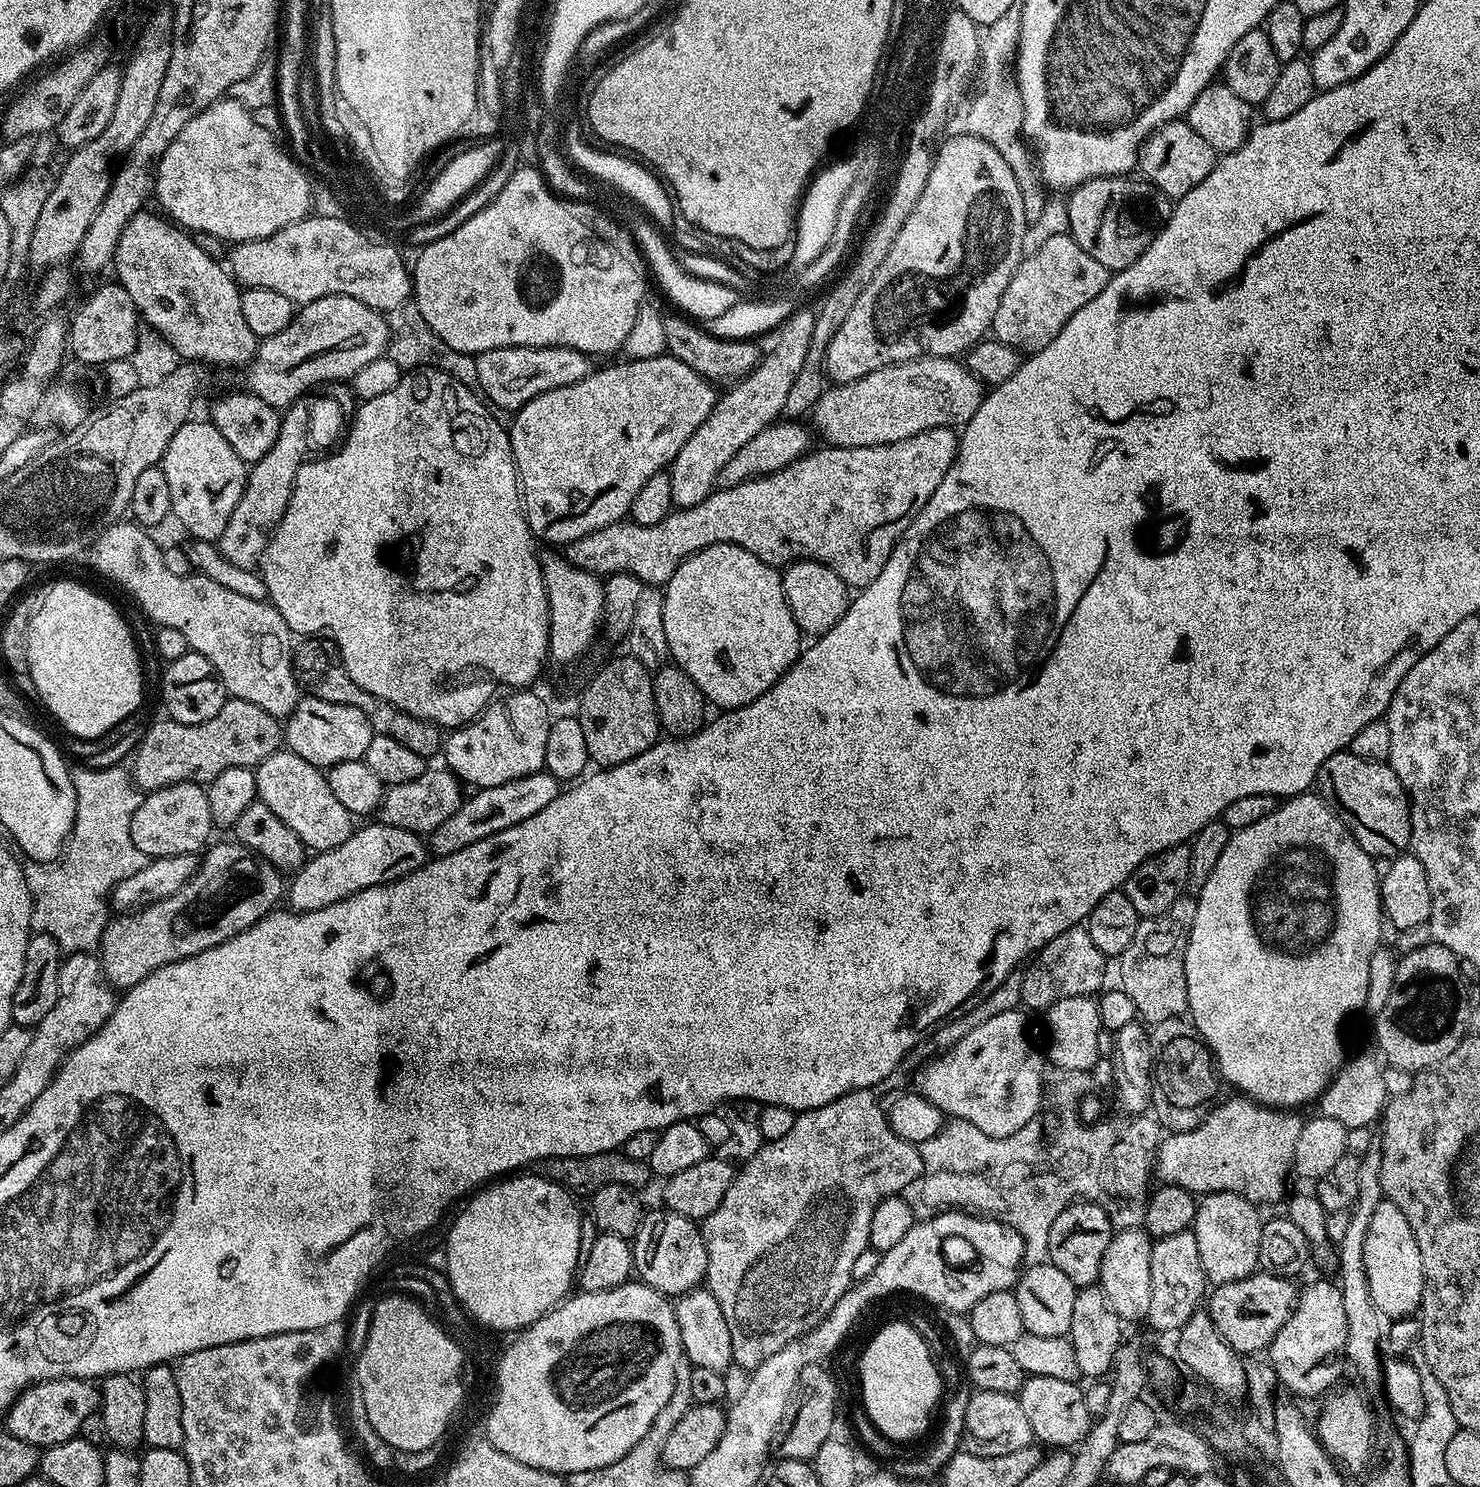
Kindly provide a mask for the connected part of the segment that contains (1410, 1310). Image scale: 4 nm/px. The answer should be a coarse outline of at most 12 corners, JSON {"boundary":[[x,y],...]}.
{"boundary":[[1374,1206],[1362,1258],[1381,1317],[1411,1317],[1424,1285],[1410,1222]]}

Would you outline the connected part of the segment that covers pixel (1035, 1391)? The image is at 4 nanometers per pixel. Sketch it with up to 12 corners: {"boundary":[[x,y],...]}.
{"boundary":[[1029,1376],[1018,1399],[1033,1437],[1075,1449],[1094,1417],[1077,1381]]}

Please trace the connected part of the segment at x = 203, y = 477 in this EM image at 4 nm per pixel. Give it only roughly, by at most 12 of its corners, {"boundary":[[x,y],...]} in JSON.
{"boundary":[[207,419],[170,438],[171,515],[219,541],[249,465]]}

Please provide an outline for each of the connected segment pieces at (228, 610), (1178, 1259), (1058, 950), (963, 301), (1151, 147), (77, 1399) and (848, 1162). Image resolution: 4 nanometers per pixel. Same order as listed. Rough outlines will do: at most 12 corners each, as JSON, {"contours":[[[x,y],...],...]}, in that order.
{"contours":[[[135,522],[87,549],[153,620],[186,634],[229,697],[287,718],[294,634],[267,599],[170,574]],[[1190,1230],[1153,1243],[1147,1324],[1178,1332],[1208,1288]],[[1087,927],[1046,942],[1023,969],[1020,1003],[1047,1010],[1099,993],[1106,957]],[[981,137],[934,152],[824,350],[848,384],[985,339],[1022,196]],[[1171,120],[1142,141],[1138,172],[1175,202],[1218,154]],[[63,1376],[31,1384],[6,1430],[38,1449],[80,1435],[100,1388]],[[875,1088],[799,1113],[702,1222],[745,1370],[834,1310],[922,1174]]]}

